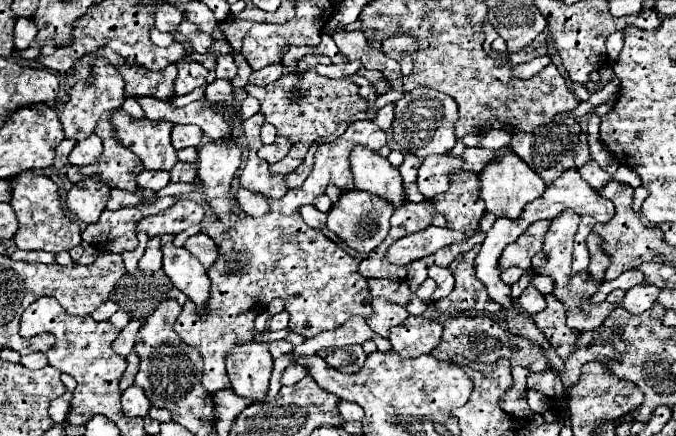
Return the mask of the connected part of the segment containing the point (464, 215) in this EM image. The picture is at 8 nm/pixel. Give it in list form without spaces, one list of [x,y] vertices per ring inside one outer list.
[[[457,171],[451,181],[451,189],[435,195],[431,201],[447,219],[449,229],[463,233],[475,231],[479,219],[485,215],[483,199],[479,199],[479,175],[473,171]]]

